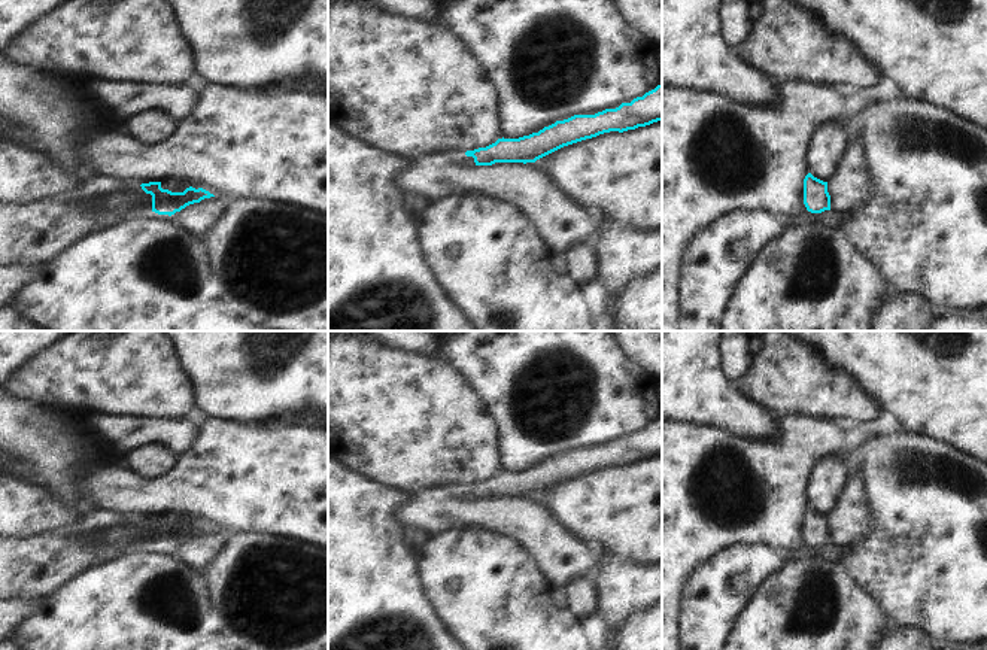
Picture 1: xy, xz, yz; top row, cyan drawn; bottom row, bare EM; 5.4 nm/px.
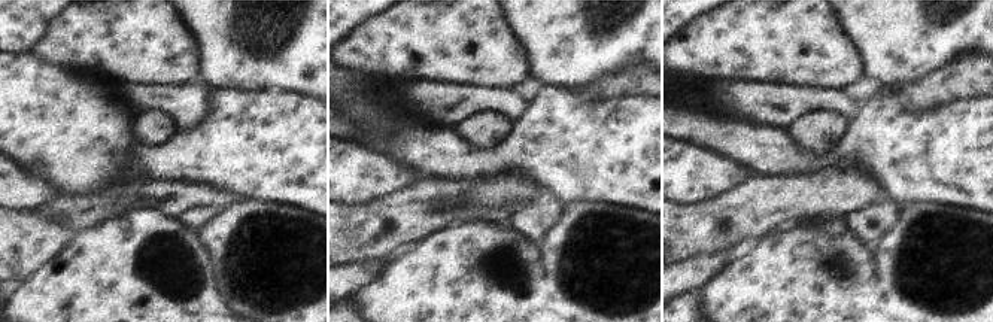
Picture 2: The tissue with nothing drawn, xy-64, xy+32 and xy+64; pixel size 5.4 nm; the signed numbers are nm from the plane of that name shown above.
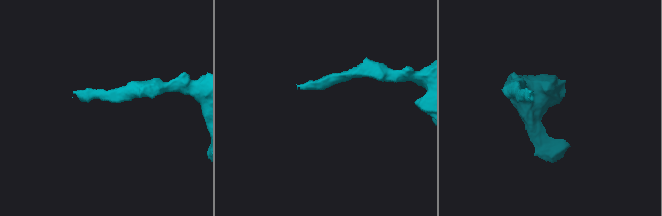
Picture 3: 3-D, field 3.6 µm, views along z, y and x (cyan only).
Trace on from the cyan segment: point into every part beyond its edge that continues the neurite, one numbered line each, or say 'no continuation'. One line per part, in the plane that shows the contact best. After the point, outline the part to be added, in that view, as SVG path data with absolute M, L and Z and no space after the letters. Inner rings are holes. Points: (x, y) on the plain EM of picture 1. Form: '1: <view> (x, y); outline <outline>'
1: xy (112, 537); outline M104 511L101 519L103 522L86 537L81 534L81 540L85 540L104 559L122 556L128 547L134 547L142 541L149 543L152 538L152 529L146 528L140 517L125 519L112 511Z

